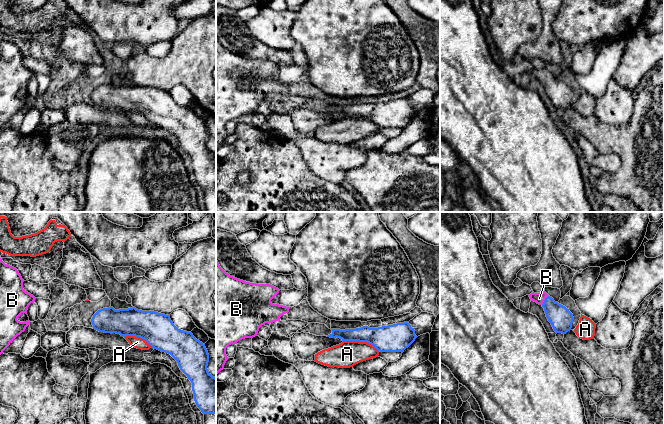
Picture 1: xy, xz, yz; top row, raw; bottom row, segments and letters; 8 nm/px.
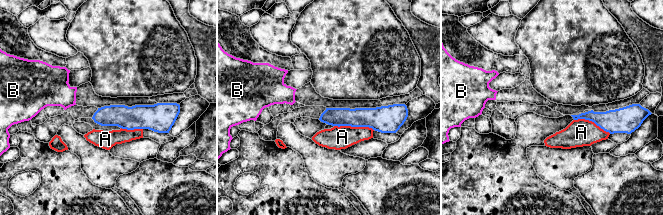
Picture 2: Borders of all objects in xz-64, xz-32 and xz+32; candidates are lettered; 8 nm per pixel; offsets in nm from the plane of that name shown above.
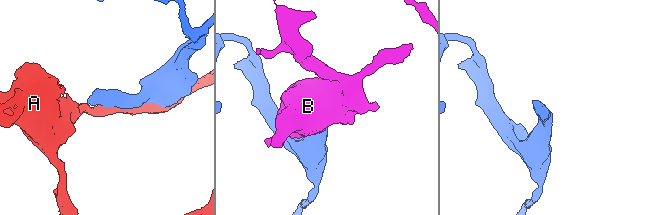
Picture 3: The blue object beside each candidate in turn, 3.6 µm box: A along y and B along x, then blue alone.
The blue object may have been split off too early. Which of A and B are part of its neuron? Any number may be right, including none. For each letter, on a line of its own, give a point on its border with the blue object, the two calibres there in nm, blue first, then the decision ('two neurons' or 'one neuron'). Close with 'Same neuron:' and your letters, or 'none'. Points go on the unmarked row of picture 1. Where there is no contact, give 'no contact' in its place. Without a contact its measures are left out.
A: contact xz (361, 117); calibres 220 and 200 nm; two neurons
B: contact yz (544, 76); calibres 190 and 90 nm; one neuron
Same neuron: B

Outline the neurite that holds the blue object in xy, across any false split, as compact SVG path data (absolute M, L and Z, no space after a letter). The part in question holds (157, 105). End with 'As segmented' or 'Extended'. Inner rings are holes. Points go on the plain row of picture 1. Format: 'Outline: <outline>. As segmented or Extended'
Outline: M135 83L98 86L91 95L93 105L144 115L152 124L170 130L192 159L194 177L203 190L216 191L216 154L207 145L205 120L191 108L178 105L169 91Z. As segmented

